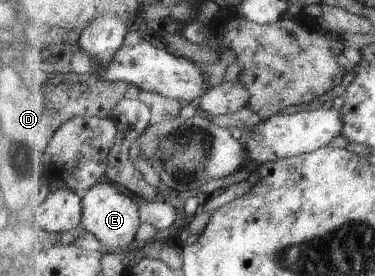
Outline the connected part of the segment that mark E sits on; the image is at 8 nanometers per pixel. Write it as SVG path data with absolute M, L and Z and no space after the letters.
M105 179L93 186L85 197L82 197L84 213L82 225L85 231L92 233L101 243L103 250L117 251L135 243L135 233L139 231L139 205L129 195L119 191L117 185Z

